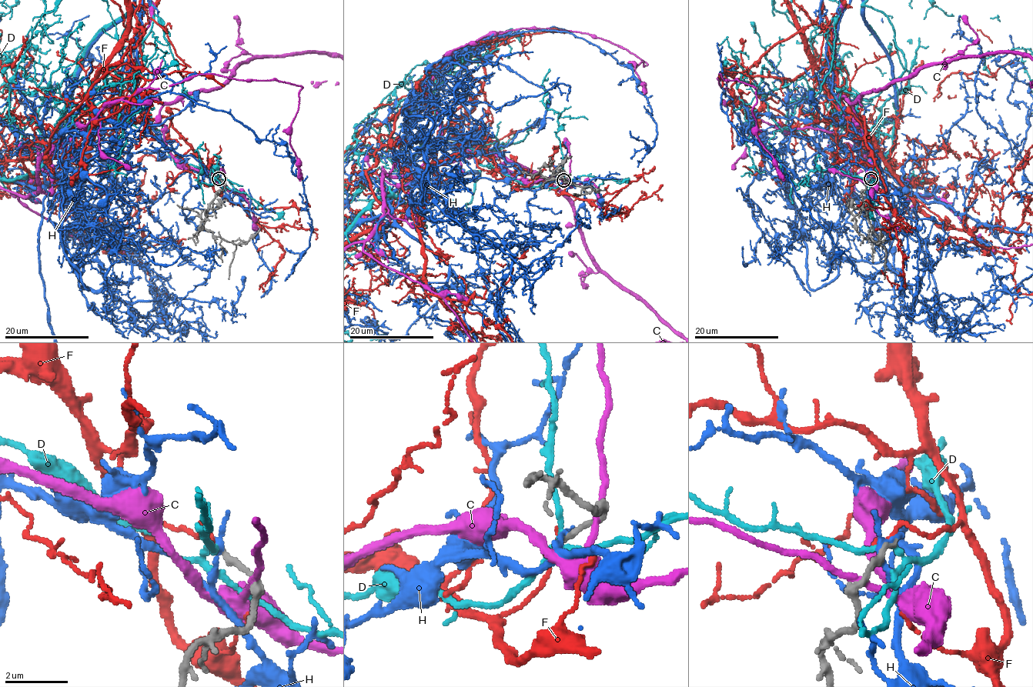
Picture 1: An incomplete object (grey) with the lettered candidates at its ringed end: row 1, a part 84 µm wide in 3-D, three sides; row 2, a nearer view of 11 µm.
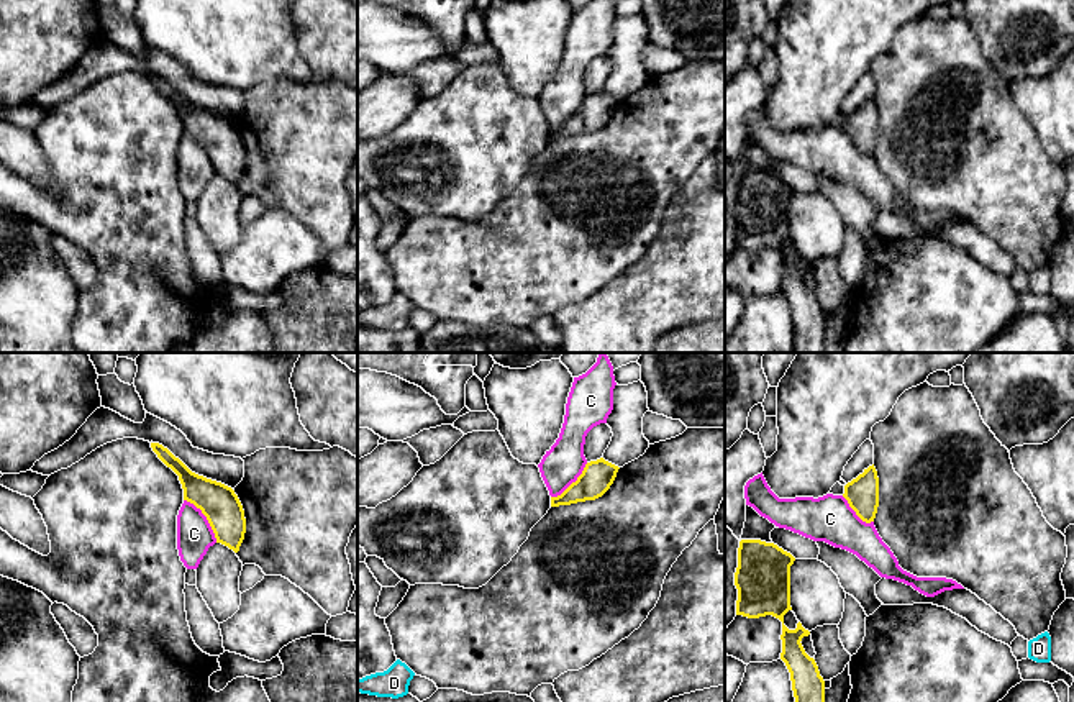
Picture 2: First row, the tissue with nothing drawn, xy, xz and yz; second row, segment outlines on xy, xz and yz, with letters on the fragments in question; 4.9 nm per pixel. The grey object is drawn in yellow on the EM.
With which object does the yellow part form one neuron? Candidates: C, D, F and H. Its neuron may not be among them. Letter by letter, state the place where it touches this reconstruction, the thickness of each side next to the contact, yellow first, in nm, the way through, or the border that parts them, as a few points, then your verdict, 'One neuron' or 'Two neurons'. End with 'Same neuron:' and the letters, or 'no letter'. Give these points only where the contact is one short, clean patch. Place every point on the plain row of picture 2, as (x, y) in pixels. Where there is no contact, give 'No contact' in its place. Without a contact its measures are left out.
C: Touches yellow at xy (207, 151). Thickness 190 nm (yellow) against 180 nm. Two neurons
D: No contact. Two neurons
F: No contact. Two neurons
H: No contact. Two neurons
Same neuron: no letter

